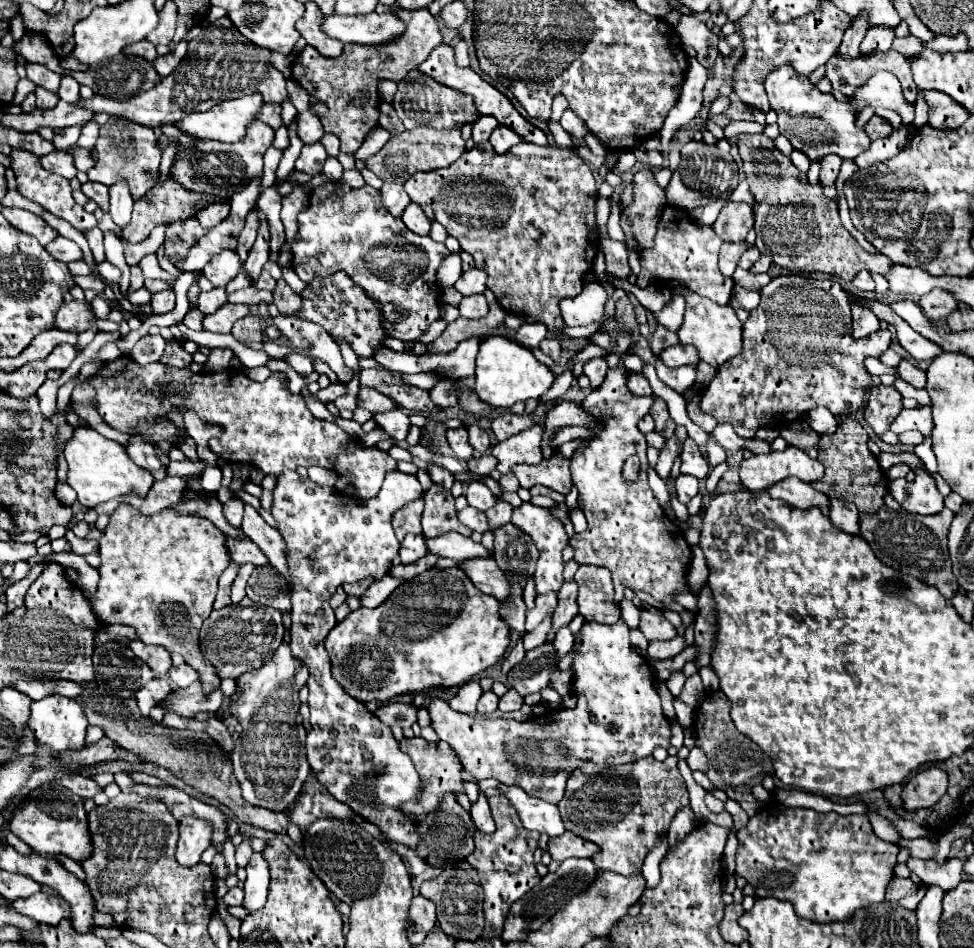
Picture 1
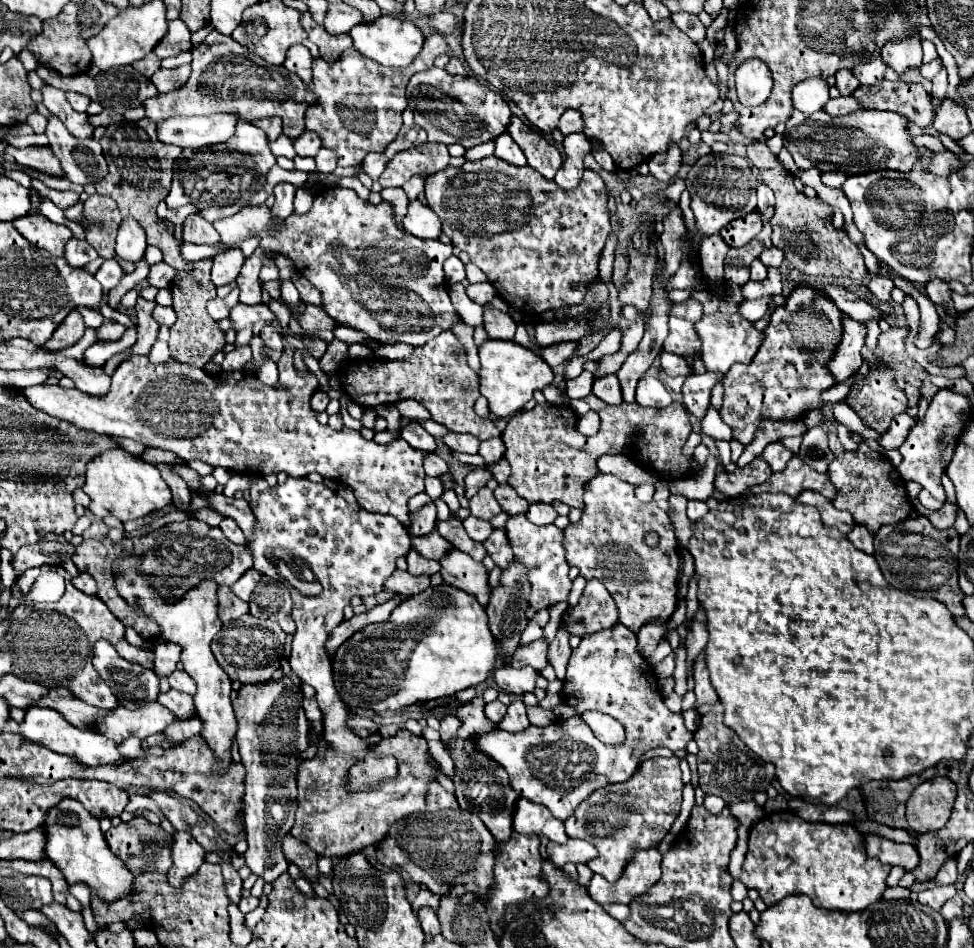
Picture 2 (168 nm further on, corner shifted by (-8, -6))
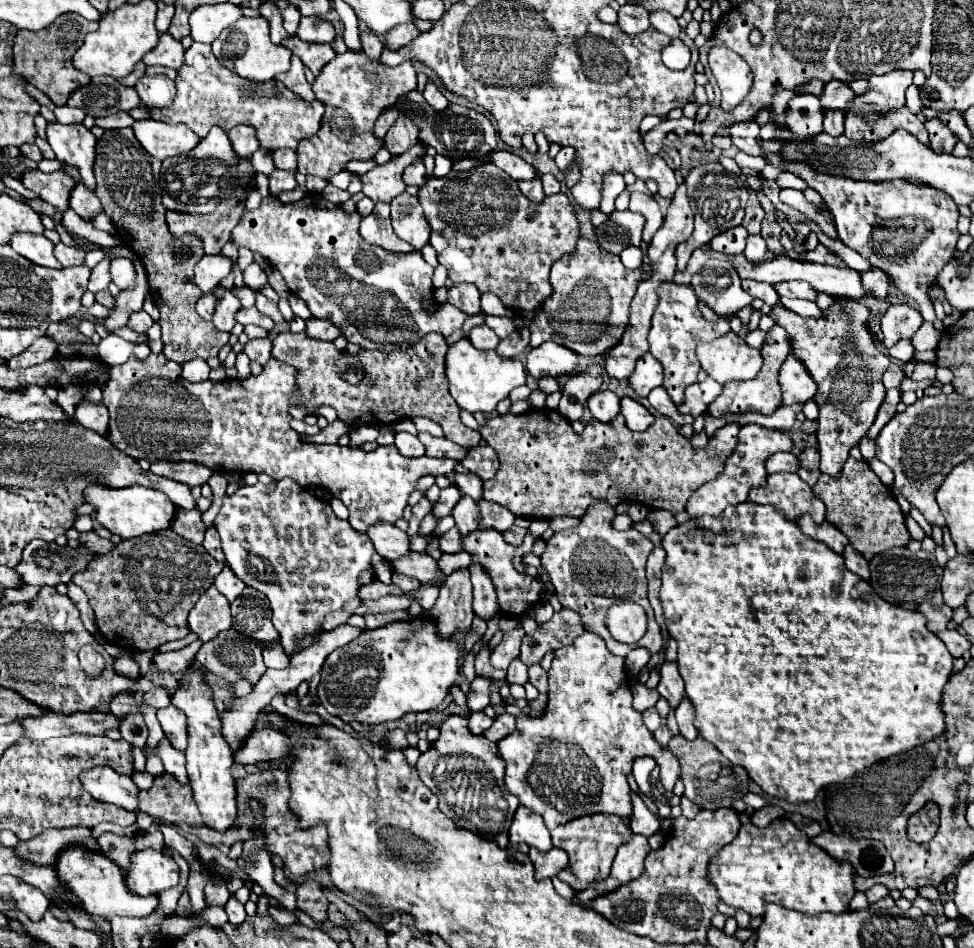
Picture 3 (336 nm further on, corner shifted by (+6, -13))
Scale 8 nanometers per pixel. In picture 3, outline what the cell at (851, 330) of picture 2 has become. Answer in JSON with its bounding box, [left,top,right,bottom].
[779,355,817,405]

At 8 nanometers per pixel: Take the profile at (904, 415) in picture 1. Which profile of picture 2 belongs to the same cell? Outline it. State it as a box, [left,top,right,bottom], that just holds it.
[879,412,915,452]

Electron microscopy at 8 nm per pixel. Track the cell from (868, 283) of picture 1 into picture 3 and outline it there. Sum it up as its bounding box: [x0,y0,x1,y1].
[861,269,889,301]

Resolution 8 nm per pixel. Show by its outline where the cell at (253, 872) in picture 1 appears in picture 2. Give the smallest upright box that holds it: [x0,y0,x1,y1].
[233,676,309,883]

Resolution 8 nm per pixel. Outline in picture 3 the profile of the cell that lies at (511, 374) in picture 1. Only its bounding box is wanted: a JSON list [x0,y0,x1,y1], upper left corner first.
[447,339,527,415]

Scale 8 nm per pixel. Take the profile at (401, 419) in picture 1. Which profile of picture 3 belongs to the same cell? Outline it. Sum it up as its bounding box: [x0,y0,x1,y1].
[395,433,425,457]

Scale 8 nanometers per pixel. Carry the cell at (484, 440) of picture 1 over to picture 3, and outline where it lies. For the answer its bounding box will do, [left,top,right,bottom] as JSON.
[461,445,499,481]

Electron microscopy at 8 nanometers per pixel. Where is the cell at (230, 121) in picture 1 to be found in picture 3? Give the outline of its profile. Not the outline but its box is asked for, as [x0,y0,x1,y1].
[133,119,201,161]

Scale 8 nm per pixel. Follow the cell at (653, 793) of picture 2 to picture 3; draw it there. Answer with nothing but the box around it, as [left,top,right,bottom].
[551,813,635,891]

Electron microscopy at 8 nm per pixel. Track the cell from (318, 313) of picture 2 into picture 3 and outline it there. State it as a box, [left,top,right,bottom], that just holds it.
[305,317,341,341]

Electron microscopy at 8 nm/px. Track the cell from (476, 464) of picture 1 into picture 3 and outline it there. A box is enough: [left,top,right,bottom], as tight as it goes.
[433,485,461,517]

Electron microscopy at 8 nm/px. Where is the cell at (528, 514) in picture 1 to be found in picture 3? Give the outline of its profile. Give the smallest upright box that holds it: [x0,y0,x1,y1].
[465,529,543,617]

